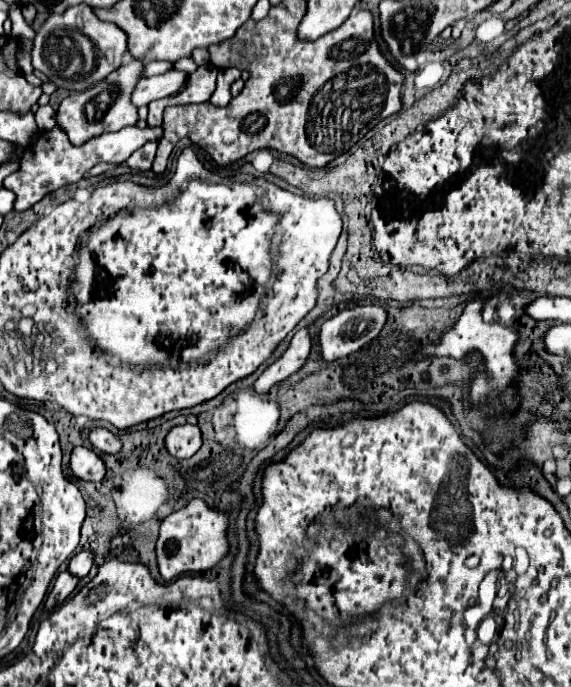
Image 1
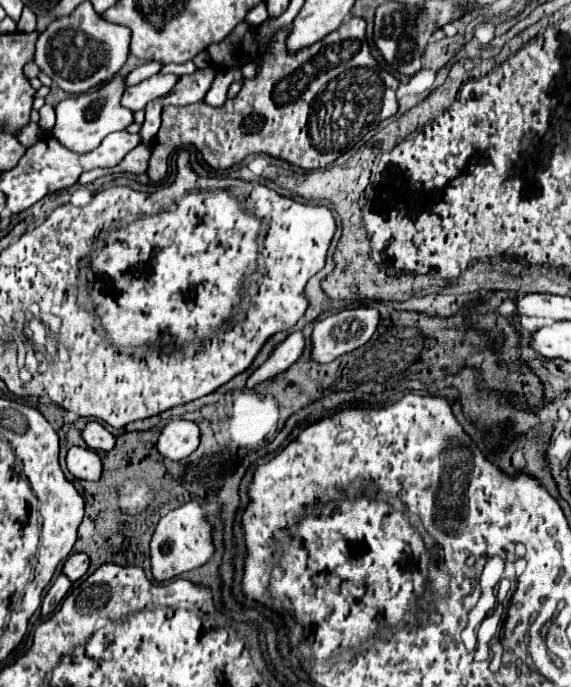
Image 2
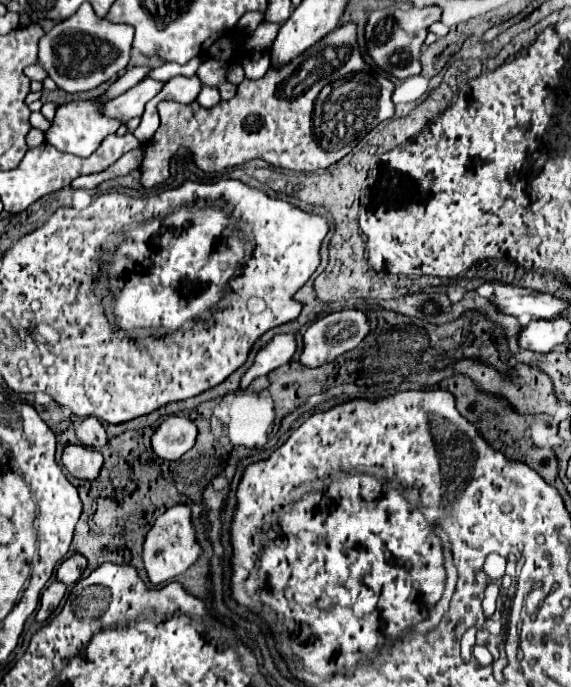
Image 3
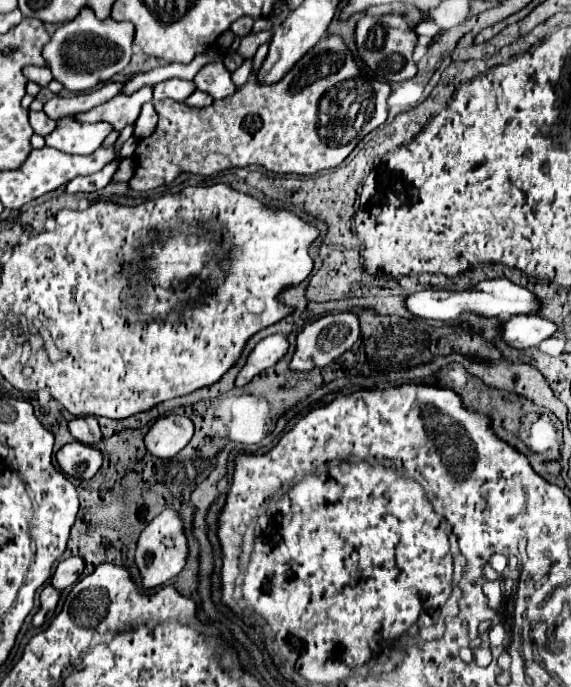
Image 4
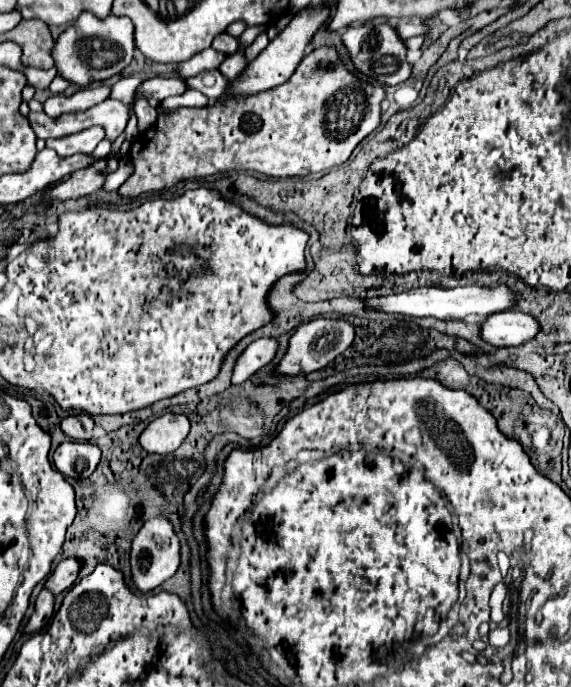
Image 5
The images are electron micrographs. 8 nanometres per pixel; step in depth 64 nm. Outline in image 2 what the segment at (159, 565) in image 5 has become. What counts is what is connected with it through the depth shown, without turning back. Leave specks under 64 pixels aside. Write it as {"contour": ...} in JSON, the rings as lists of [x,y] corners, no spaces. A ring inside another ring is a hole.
{"contour":[[[186,502],[174,510],[170,510],[164,518],[160,518],[152,540],[150,540],[150,566],[156,582],[166,582],[182,572],[194,570],[206,564],[214,552],[210,540],[210,524],[204,520],[204,512],[196,502]]]}

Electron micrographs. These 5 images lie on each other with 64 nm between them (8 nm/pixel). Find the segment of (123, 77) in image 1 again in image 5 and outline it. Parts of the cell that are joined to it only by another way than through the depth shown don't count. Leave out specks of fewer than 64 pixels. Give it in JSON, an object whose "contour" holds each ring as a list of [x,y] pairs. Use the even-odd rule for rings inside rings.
{"contour":[[[92,126],[86,132],[78,132],[64,138],[52,138],[46,142],[46,146],[54,148],[56,154],[62,158],[62,156],[72,156],[72,154],[90,154],[102,138],[104,138],[104,130]]]}

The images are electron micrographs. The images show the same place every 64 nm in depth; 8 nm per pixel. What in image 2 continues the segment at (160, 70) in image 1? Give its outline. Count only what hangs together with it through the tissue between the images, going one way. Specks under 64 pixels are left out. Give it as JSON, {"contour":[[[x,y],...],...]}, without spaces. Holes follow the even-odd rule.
{"contour":[[[146,62],[146,64],[142,64],[142,66],[134,68],[132,72],[128,72],[128,74],[126,74],[126,78],[124,78],[124,82],[126,82],[126,86],[140,84],[142,80],[146,80],[146,78],[150,78],[150,76],[158,74],[158,70],[160,70],[160,68],[162,68],[162,64],[160,64],[160,62]]]}

